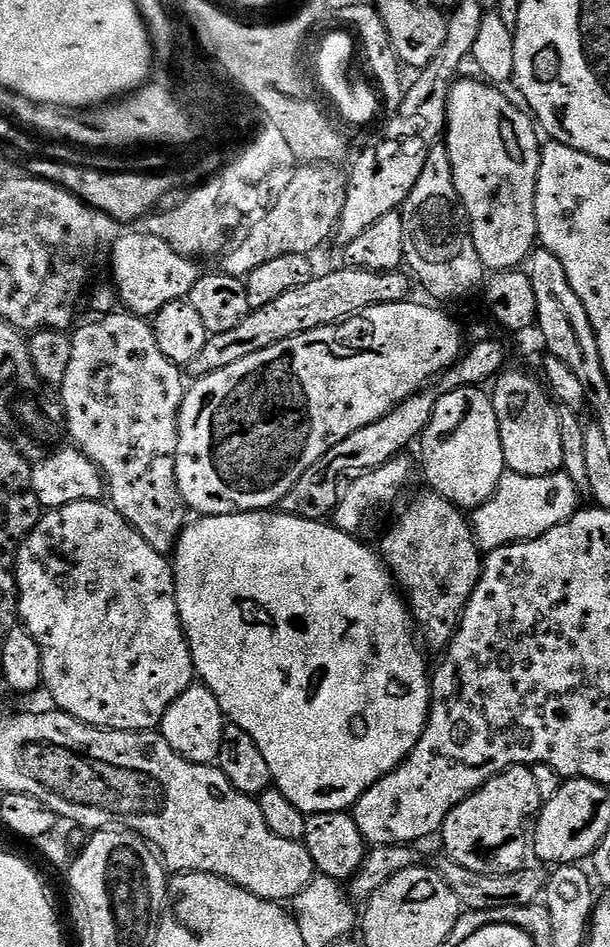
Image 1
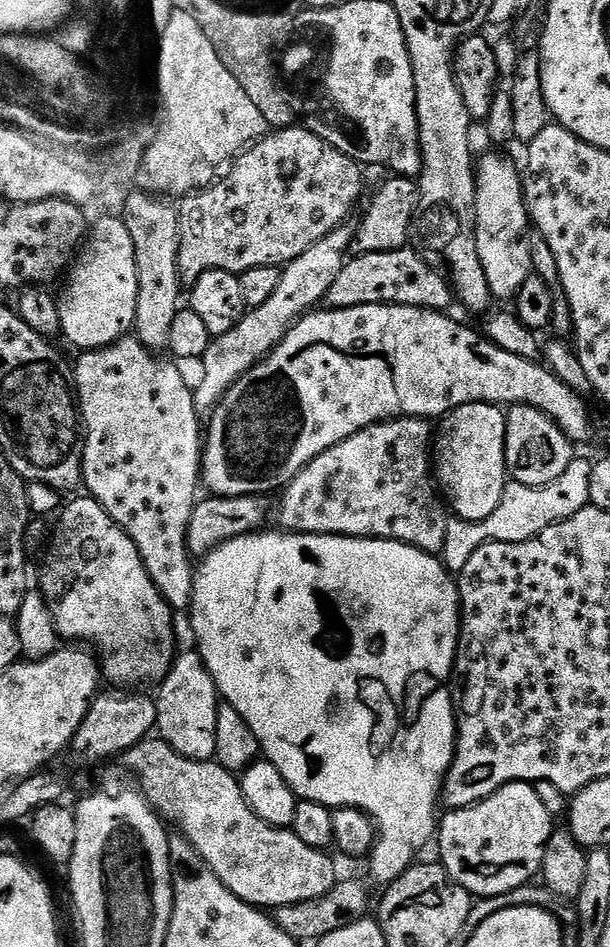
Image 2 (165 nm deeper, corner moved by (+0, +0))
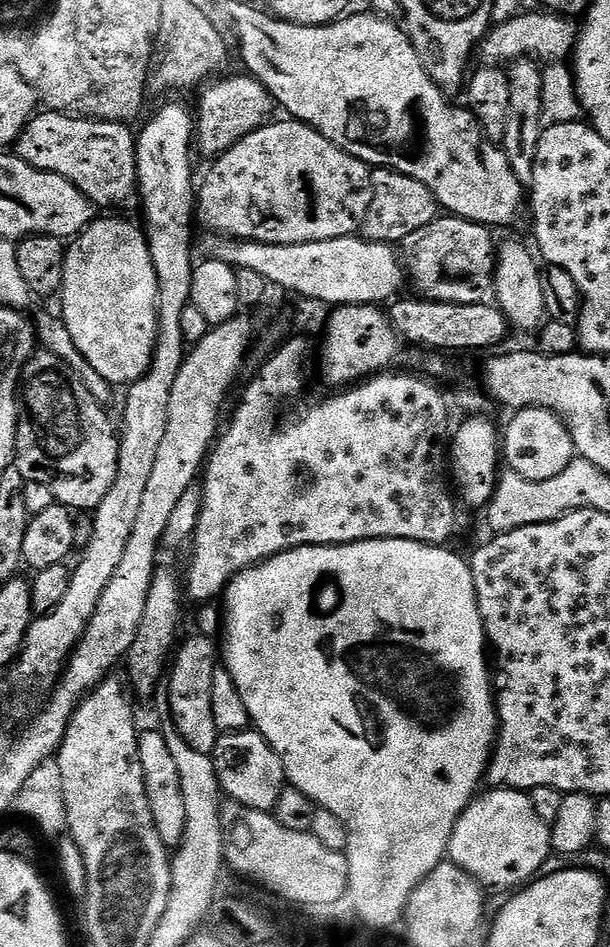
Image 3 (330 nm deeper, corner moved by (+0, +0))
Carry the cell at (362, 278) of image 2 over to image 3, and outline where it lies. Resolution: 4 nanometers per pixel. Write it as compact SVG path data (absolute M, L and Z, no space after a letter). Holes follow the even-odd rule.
M451 214L437 215L422 230L414 230L410 238L402 241L402 259L406 265L406 276L417 297L434 302L451 304L483 304L489 299L496 282L496 250L498 240L492 237L493 229L486 224L463 220Z

